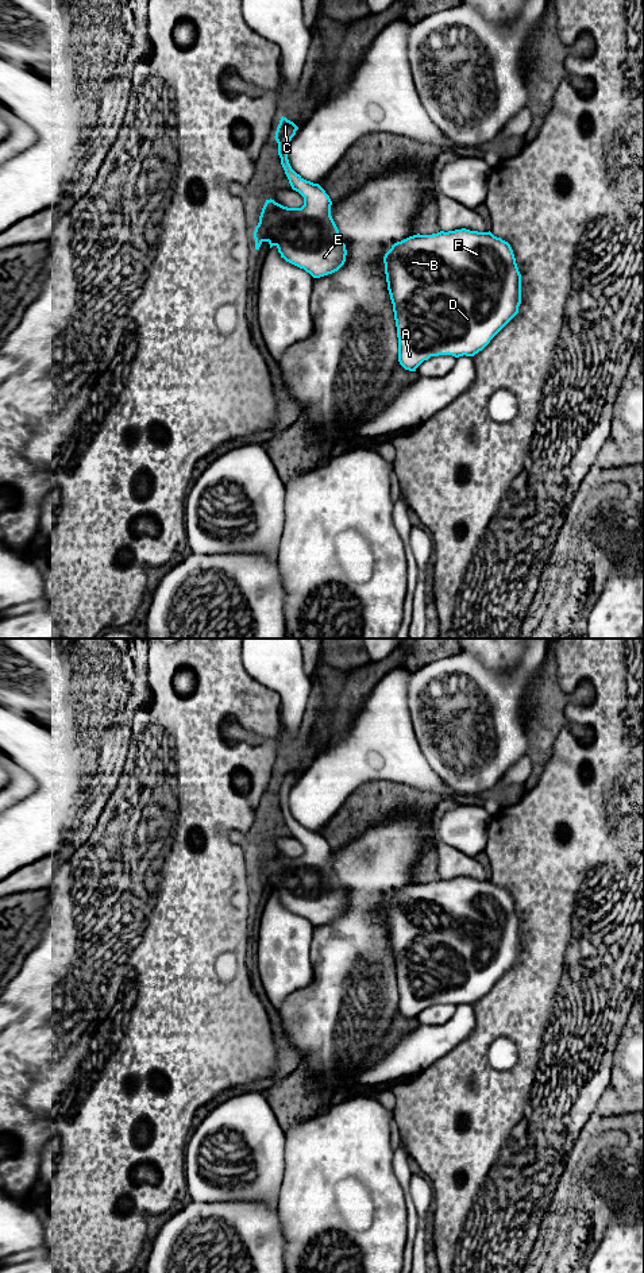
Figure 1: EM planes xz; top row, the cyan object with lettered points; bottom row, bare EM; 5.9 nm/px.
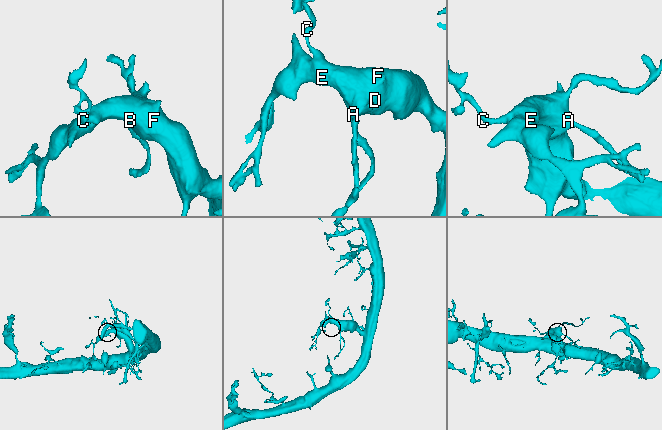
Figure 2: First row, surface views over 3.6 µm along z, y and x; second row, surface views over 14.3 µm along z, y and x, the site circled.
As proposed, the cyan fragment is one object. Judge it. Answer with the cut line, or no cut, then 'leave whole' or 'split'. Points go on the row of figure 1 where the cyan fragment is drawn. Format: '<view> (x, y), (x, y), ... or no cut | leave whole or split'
no cut | leave whole

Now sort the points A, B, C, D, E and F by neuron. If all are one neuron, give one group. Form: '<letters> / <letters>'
A B C D E F

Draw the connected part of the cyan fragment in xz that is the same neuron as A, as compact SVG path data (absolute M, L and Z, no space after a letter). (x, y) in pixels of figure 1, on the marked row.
M440 231L413 235L397 242L383 256L387 290L398 337L398 362L409 371L431 356L474 356L518 313L521 274L510 244L489 232Z

